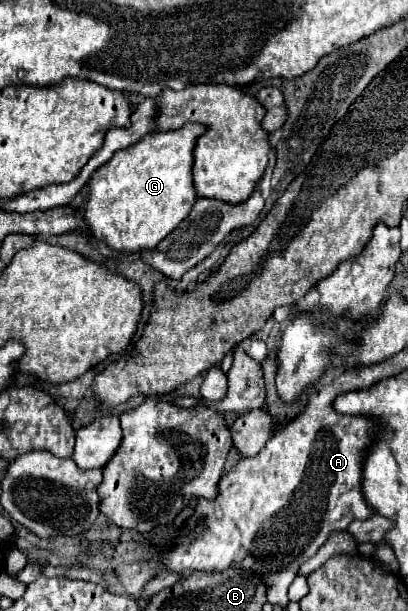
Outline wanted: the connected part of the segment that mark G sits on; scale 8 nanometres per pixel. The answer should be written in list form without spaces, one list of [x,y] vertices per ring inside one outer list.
[[[189,123],[175,131],[147,133],[139,143],[117,151],[105,165],[95,169],[89,179],[89,201],[83,209],[83,217],[89,225],[91,237],[115,251],[139,253],[143,249],[155,249],[161,239],[165,239],[191,211],[197,201],[193,187],[193,149],[199,135],[203,135],[205,125]]]

